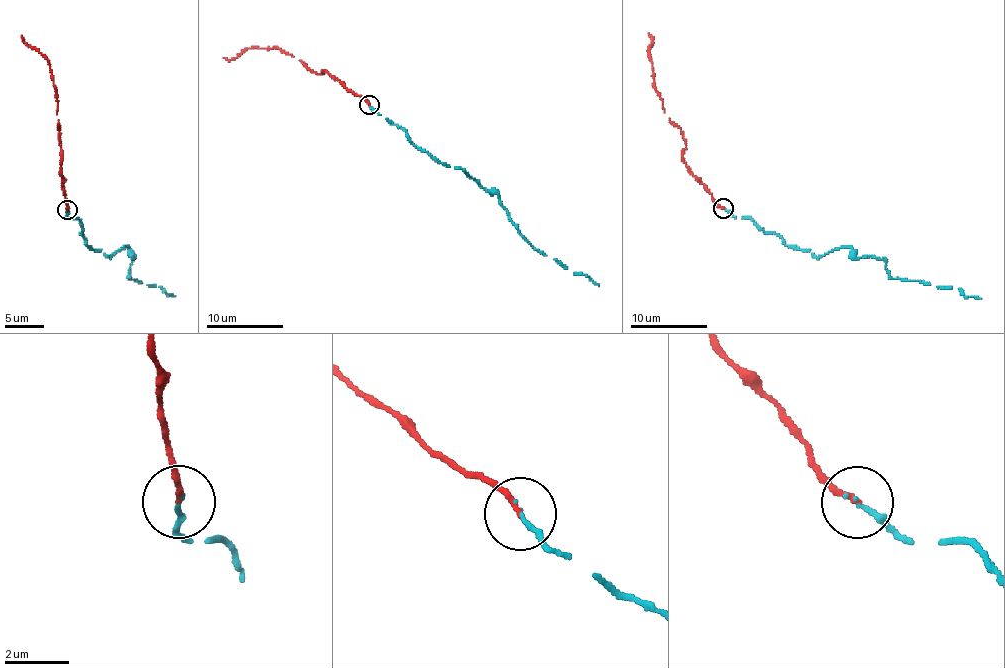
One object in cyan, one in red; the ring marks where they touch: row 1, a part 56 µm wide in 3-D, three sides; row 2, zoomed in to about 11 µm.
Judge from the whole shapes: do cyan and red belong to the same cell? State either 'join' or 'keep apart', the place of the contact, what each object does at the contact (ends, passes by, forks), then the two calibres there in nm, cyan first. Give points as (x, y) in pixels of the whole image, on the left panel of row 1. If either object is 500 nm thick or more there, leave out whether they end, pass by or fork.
join | (67, 209) | cyan ends | red ends | 150/150 nm

